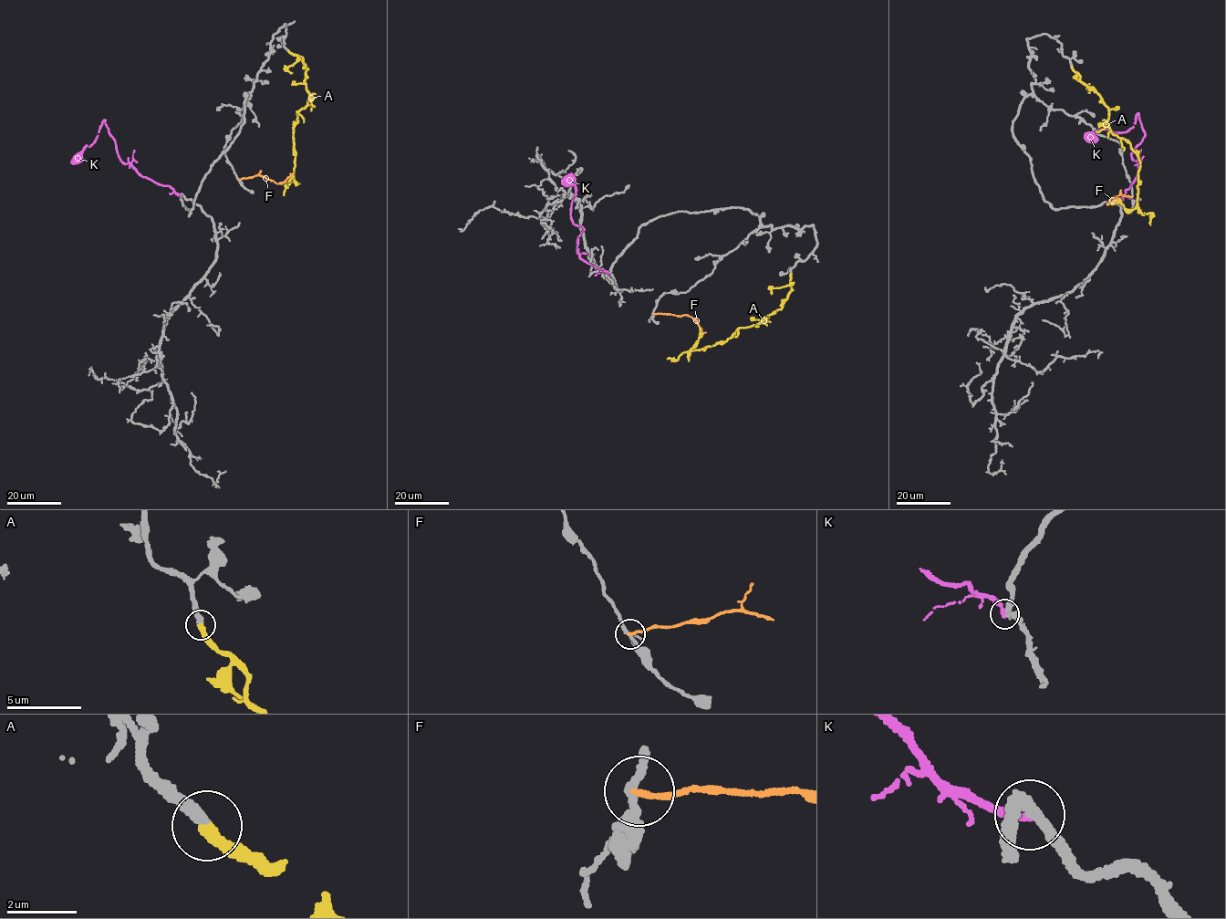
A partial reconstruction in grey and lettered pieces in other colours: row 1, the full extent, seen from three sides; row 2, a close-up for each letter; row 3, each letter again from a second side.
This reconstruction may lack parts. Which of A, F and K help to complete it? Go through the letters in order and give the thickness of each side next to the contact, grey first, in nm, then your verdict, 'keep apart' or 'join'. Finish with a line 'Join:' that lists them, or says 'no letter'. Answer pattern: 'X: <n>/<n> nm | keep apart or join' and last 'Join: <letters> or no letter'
A: 300/360 nm | join
F: 200/170 nm | keep apart
K: 360/240 nm | keep apart
Join: A

